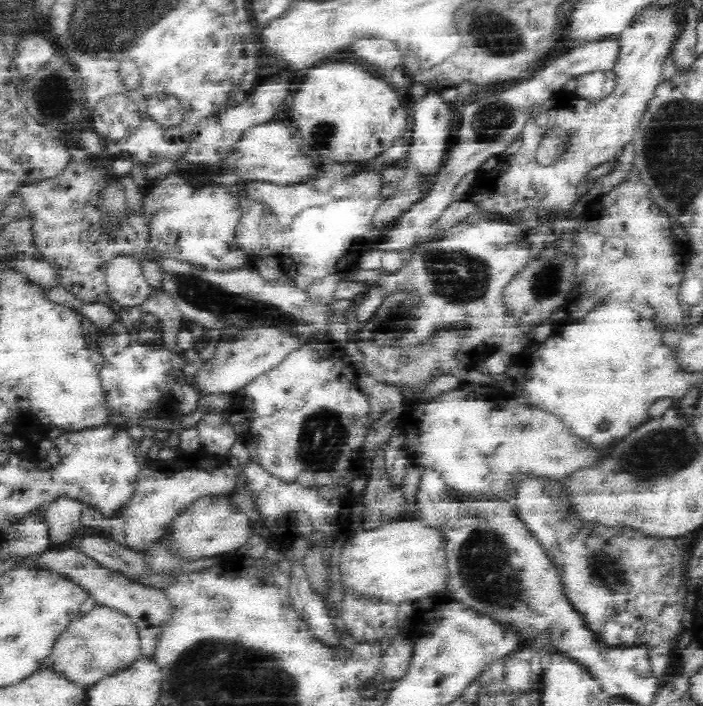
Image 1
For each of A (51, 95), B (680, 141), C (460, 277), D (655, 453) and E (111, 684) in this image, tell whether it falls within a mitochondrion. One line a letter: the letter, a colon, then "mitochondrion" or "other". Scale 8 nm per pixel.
A: mitochondrion
B: mitochondrion
C: mitochondrion
D: mitochondrion
E: other

